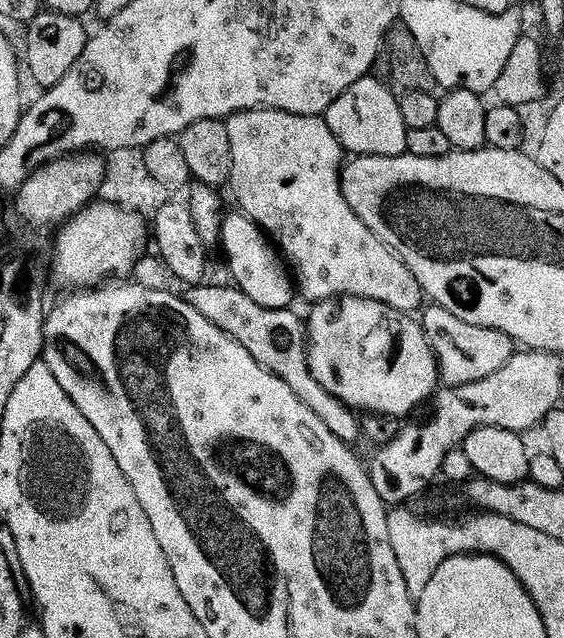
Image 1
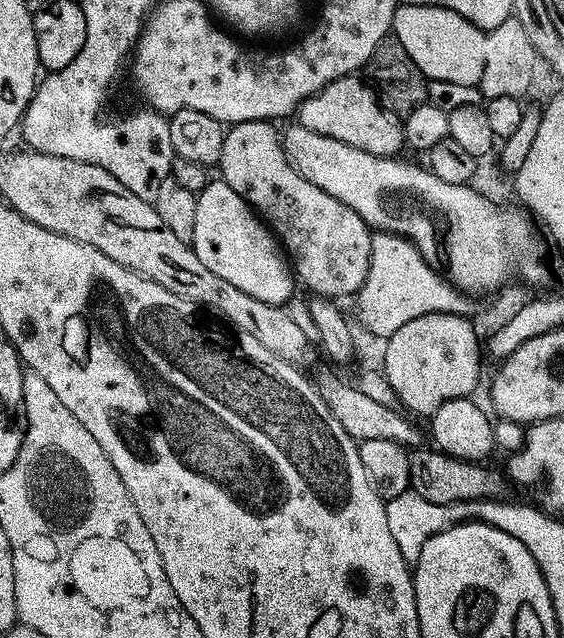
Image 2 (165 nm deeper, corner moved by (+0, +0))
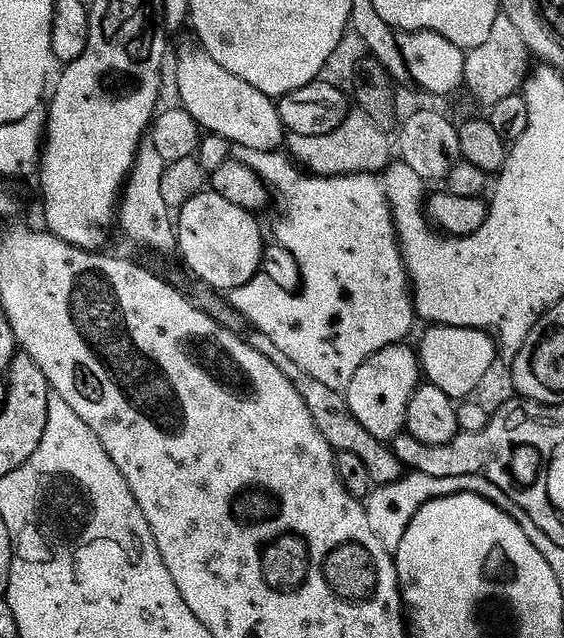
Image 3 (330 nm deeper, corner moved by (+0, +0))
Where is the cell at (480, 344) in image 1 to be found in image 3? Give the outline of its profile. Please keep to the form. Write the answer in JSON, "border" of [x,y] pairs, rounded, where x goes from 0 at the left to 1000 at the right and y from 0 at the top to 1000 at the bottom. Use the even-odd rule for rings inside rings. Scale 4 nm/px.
{"border":[[[716,536],[688,539],[656,555],[656,561],[628,580],[628,592],[621,592],[608,610],[621,649],[628,649],[628,655],[663,680],[663,687],[683,693],[693,691],[716,671],[716,644],[748,589],[739,553],[732,547],[729,552],[720,541]]]}

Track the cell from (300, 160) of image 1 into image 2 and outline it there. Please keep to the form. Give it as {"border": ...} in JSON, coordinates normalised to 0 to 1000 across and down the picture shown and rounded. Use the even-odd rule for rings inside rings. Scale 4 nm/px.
{"border":[[[445,188],[410,196],[397,208],[394,241],[387,259],[388,274],[397,287],[406,288],[422,306],[445,323],[447,331],[482,359],[496,378],[527,440],[535,439],[553,461],[562,466],[601,467],[599,464],[629,466],[645,445],[654,420],[656,386],[660,384],[658,359],[635,334],[621,329],[599,310],[585,310],[578,298],[564,298],[535,273],[518,263],[507,248],[500,213],[472,188]]]}

